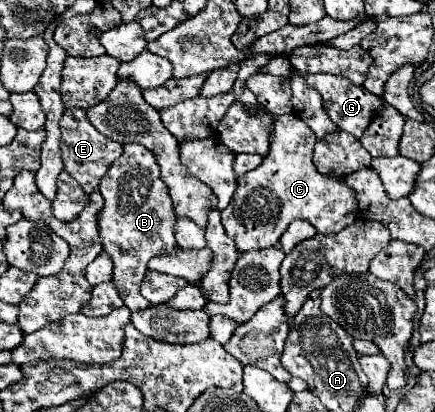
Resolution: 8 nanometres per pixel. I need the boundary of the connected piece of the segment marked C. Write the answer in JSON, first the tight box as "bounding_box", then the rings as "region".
{"bounding_box":[222,114,358,252],"region":[[[284,114],[274,120],[268,156],[258,168],[238,178],[238,190],[230,206],[222,210],[224,230],[240,252],[278,244],[292,220],[308,220],[320,234],[332,234],[356,218],[358,206],[354,202],[354,190],[346,190],[342,178],[324,178],[314,170],[314,144],[314,132],[296,114]]]}

